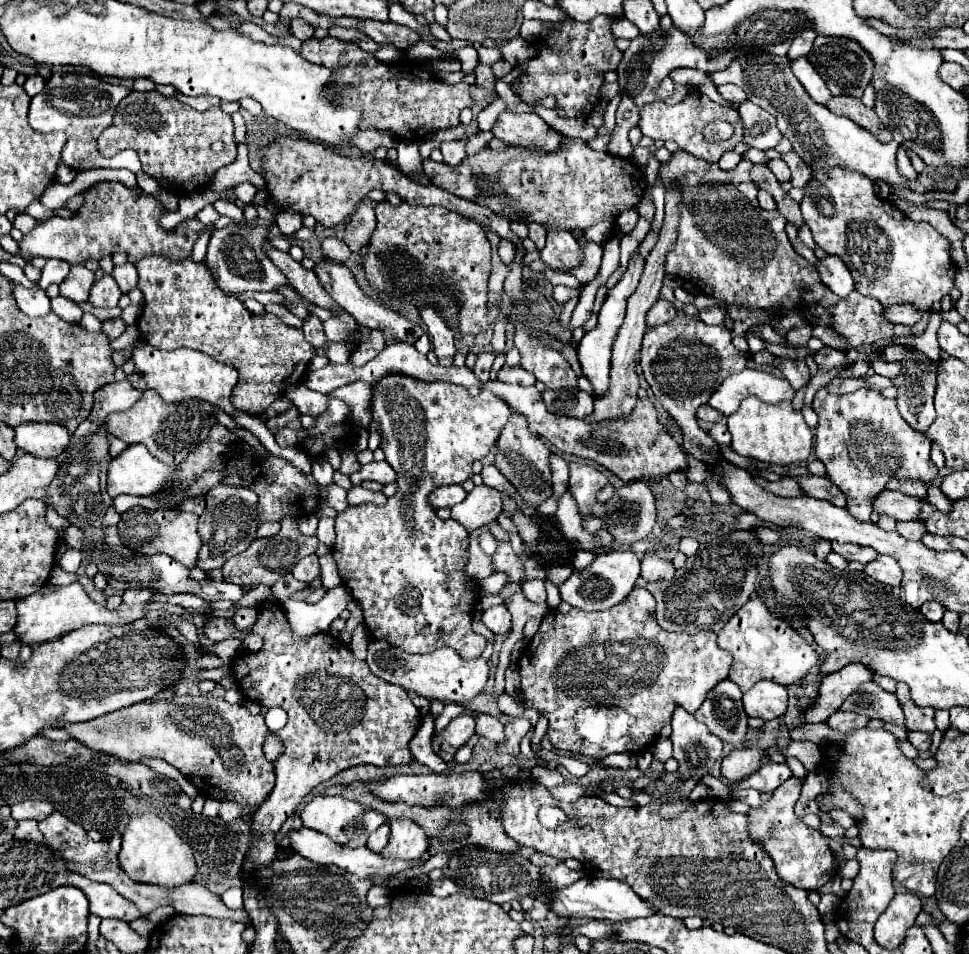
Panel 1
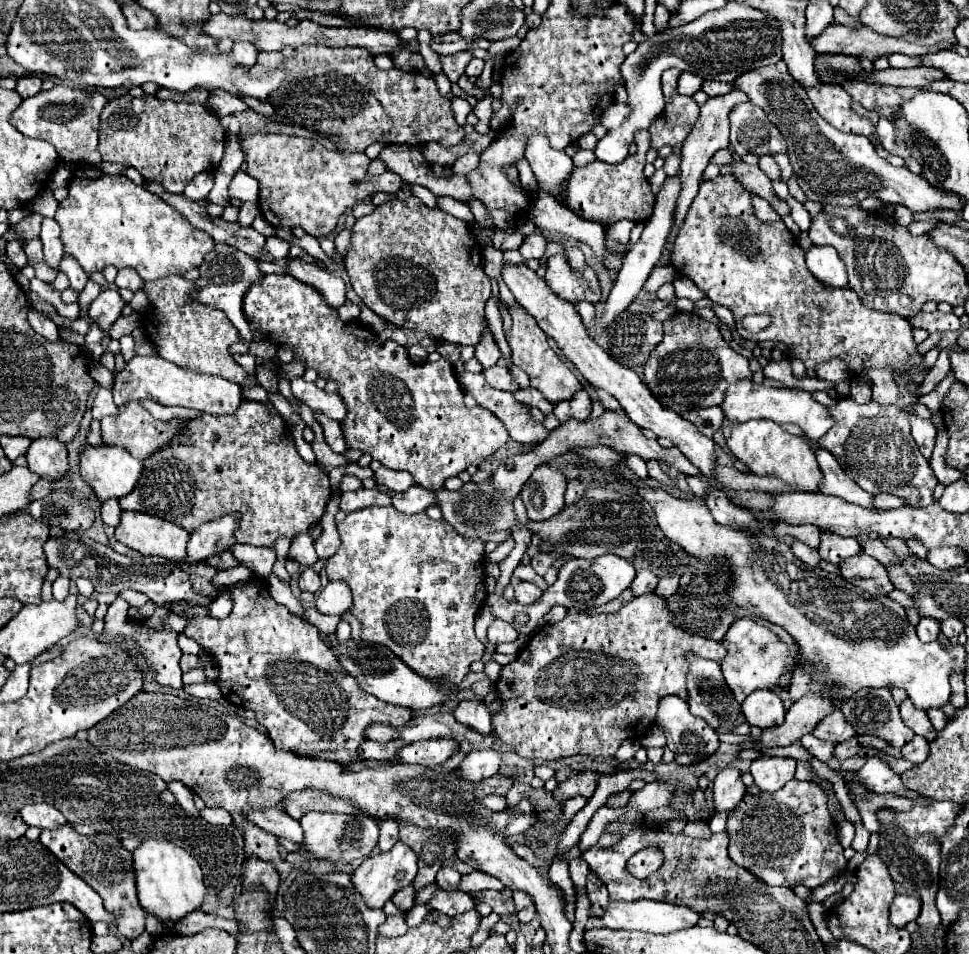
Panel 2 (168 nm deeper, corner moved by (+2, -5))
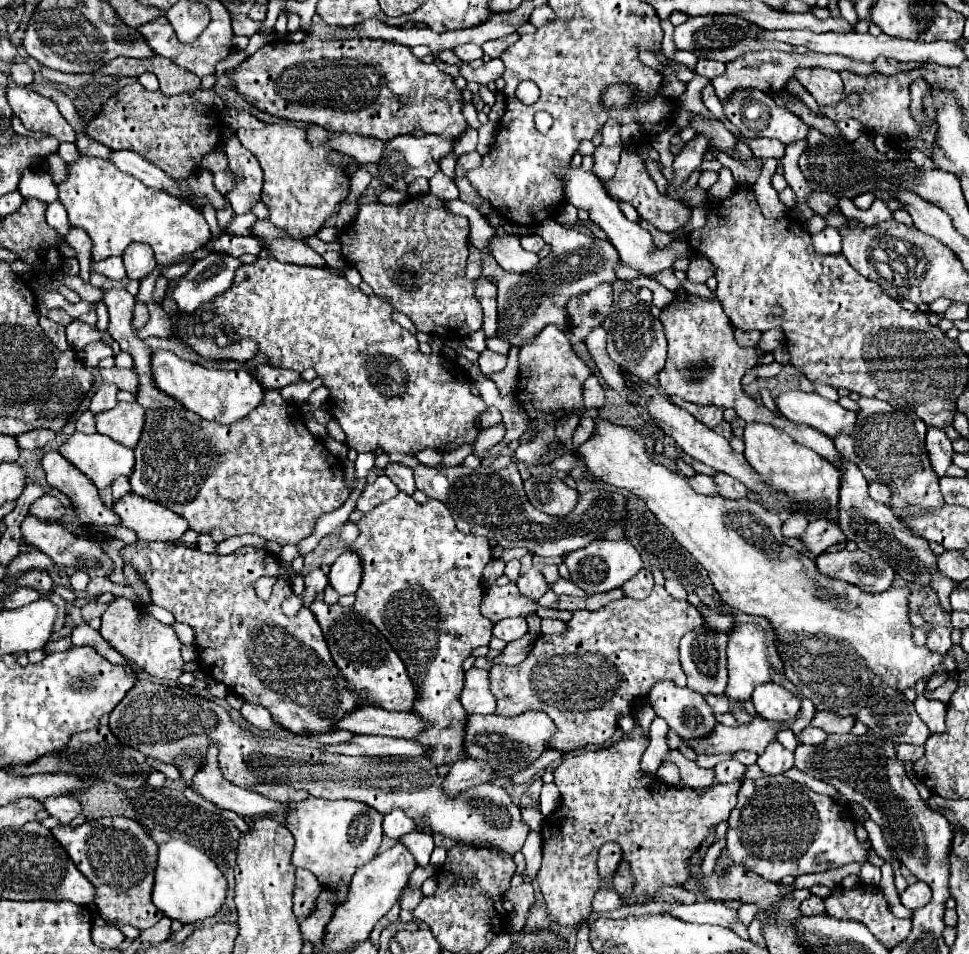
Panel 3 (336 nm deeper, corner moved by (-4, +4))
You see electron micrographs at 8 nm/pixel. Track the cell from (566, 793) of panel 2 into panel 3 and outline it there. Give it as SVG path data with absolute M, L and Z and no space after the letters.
M635 724L633 734L625 734L617 744L603 750L573 752L553 770L561 804L543 820L543 864L537 874L553 922L563 926L579 924L593 912L591 902L597 890L603 884L613 888L613 876L603 882L597 870L599 850L605 842L619 844L621 862L629 862L633 870L633 894L621 898L621 902L637 904L655 896L661 888L683 886L691 878L689 862L693 854L709 830L725 822L735 808L739 780L715 784L703 794L695 794L687 786L669 786L659 776L641 770L645 744L649 744L649 736Z

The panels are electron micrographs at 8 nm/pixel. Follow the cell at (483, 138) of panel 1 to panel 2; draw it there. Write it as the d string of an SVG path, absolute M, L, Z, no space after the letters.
M465 153L463 157L459 157L453 165L455 173L471 173L475 167L479 165L479 155L477 153Z

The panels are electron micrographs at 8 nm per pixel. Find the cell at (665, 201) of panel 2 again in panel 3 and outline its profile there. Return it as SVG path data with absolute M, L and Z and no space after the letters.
M697 134L693 140L685 142L683 144L683 150L675 156L675 162L673 162L675 178L669 184L681 186L689 178L689 174L699 168L701 160L703 160L703 154L707 150L709 150L709 140L707 138L701 138L701 134Z

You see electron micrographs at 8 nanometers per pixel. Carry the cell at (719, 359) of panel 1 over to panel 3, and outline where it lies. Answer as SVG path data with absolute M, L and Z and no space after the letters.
M679 294L671 304L667 304L661 310L659 316L665 336L667 336L667 364L659 372L659 384L667 396L681 396L687 402L693 404L713 404L721 408L733 408L737 416L745 422L765 422L771 424L783 432L787 432L795 442L815 450L819 456L827 458L831 464L835 464L839 470L841 456L835 450L833 440L829 440L825 434L787 420L785 416L767 410L765 406L755 404L755 400L743 392L741 378L749 368L753 368L759 360L755 348L741 348L733 338L733 326L729 318L725 316L721 304L713 296L713 300L705 300L701 296L693 294Z

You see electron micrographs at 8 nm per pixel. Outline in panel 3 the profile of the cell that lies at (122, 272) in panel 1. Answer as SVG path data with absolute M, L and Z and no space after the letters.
M145 244L127 246L127 250L123 254L123 262L127 268L127 276L133 280L143 280L157 266L157 262L153 258L153 250L149 250L149 246L145 246Z

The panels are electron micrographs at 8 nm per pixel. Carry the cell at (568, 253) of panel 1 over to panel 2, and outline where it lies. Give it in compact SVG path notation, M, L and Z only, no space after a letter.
M557 253L547 259L545 283L565 301L591 301L597 303L601 299L601 289L595 271L589 265L583 265L581 271L573 271L565 253Z

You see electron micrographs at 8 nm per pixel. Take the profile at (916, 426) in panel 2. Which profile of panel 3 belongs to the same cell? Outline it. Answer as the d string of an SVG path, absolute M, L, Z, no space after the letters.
M929 428L927 430L927 454L929 454L929 462L935 470L935 474L939 478L945 476L947 468L951 466L951 456L953 456L953 446L951 440L947 438L947 434L939 428Z

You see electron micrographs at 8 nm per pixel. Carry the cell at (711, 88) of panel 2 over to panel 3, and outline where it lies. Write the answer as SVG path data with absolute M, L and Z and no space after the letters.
M699 58L697 66L695 66L695 72L701 74L701 76L707 76L707 78L715 78L715 76L725 72L725 64L713 62L713 60L707 60L707 58Z

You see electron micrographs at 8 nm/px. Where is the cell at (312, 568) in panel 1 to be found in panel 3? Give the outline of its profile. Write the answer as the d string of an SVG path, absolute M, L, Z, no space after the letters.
M315 568L313 572L309 572L309 574L305 576L305 590L303 590L303 594L301 594L303 604L309 606L309 604L317 598L317 594L325 590L327 584L329 584L329 580L327 580L327 576L325 576L319 568Z

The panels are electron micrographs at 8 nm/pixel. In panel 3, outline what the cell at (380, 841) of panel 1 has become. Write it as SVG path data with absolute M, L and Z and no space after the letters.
M393 810L393 812L385 814L385 818L383 818L383 832L389 838L399 840L403 834L413 832L413 828L415 828L413 818L409 818L407 814L403 814L403 810Z

